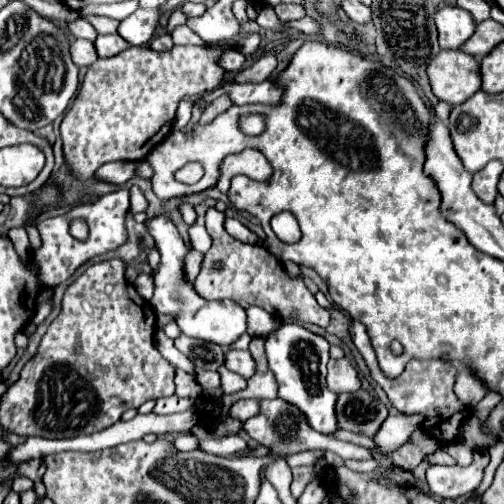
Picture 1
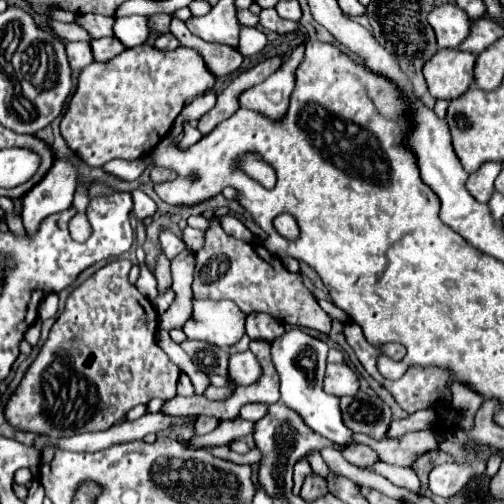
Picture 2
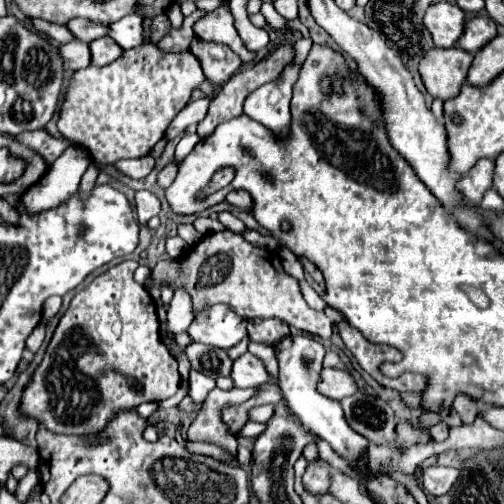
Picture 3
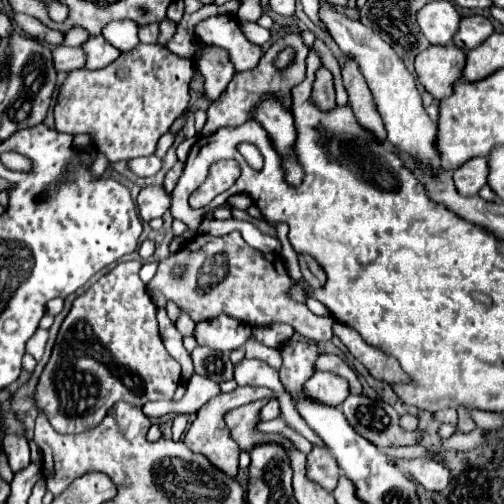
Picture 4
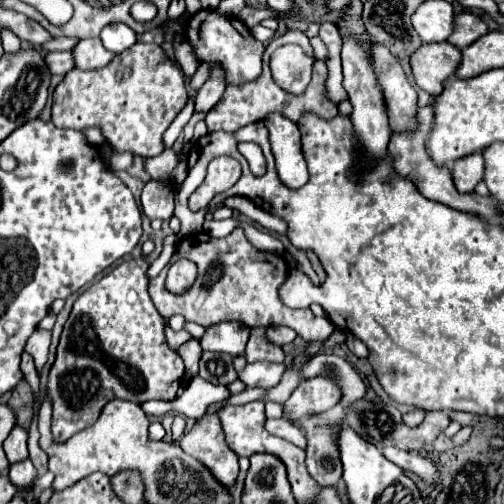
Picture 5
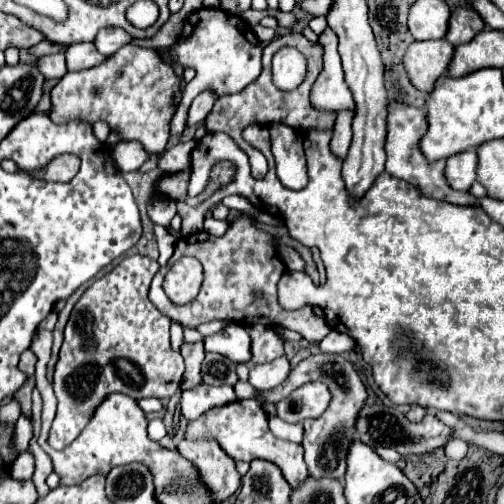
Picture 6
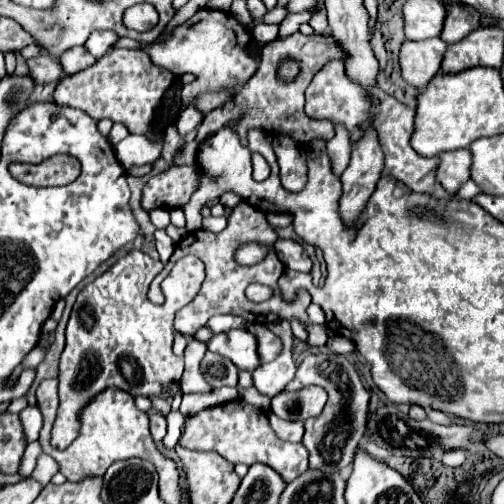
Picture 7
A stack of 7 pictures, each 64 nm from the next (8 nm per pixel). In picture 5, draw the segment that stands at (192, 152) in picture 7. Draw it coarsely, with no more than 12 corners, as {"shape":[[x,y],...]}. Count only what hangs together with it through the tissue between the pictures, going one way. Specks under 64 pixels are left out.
{"shape":[[174,150],[146,158],[144,170],[152,180],[168,180],[182,160]]}

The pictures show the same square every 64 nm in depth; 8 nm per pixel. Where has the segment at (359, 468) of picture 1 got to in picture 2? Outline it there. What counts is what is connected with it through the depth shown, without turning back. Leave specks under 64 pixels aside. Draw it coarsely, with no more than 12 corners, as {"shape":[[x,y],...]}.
{"shape":[[376,462],[368,470],[396,486],[420,494],[420,482],[412,468]]}

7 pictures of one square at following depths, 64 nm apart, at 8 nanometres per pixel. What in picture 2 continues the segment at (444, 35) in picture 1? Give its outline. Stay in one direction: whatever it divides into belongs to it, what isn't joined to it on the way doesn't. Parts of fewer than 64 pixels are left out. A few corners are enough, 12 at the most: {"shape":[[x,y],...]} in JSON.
{"shape":[[456,4],[436,6],[428,24],[438,48],[458,48],[472,26]]}

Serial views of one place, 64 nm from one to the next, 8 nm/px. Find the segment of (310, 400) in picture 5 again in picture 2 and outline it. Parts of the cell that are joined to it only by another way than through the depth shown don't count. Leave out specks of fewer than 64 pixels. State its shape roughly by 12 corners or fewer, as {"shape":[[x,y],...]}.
{"shape":[[328,364],[324,390],[352,396],[360,388],[348,364]]}

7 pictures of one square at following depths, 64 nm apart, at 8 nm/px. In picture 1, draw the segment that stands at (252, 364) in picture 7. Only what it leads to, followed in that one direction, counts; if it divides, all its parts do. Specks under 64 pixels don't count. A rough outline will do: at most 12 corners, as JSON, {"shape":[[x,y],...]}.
{"shape":[[168,216],[144,224],[160,252],[154,312],[186,336],[228,348],[244,308],[198,296],[184,276],[184,240]]}

